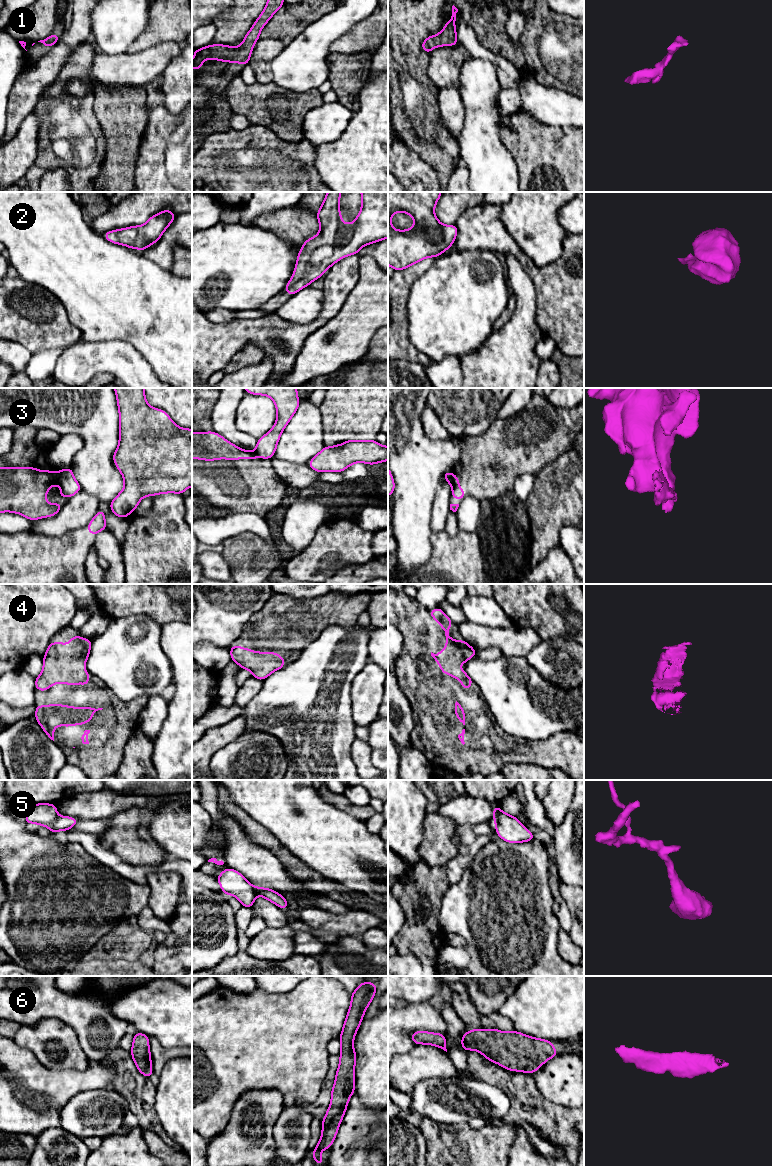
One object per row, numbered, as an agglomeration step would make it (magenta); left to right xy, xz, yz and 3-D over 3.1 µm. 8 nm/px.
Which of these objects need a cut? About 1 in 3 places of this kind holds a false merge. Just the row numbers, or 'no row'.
3

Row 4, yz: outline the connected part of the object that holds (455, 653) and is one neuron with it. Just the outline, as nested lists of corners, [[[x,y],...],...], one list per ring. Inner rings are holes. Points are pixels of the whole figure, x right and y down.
[[[441,608],[429,610],[429,615],[441,625],[446,636],[446,647],[441,653],[434,654],[431,652],[431,656],[439,664],[443,674],[461,680],[462,687],[466,691],[471,691],[469,686],[474,684],[473,680],[465,671],[459,669],[459,665],[473,658],[478,651],[473,649],[464,639],[458,642],[449,636],[449,628],[454,622],[448,618]]]

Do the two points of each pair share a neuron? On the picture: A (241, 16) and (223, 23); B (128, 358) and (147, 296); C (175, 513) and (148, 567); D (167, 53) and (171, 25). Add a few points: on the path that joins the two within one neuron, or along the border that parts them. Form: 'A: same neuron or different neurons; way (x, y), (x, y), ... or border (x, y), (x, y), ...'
A: same neuron; way (237, 20), (234, 23), (227, 23)
B: different neurons; border (109, 339), (119, 339), (128, 342), (148, 362)
C: same neuron; way (161, 526), (159, 530), (159, 553)
D: different neurons; border (181, 44), (160, 42), (146, 48)

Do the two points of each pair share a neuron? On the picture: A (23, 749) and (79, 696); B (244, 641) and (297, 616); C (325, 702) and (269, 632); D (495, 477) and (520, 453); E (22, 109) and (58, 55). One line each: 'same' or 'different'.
A: different
B: same
C: different
D: same
E: same

